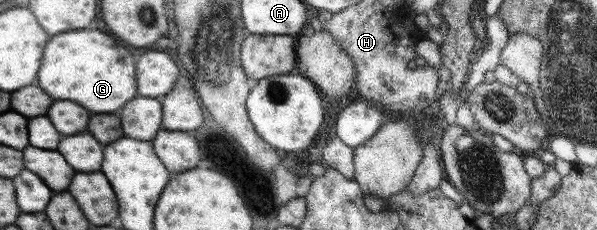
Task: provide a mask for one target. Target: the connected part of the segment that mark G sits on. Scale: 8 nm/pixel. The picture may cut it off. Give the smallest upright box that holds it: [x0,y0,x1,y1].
[37,30,136,114]

